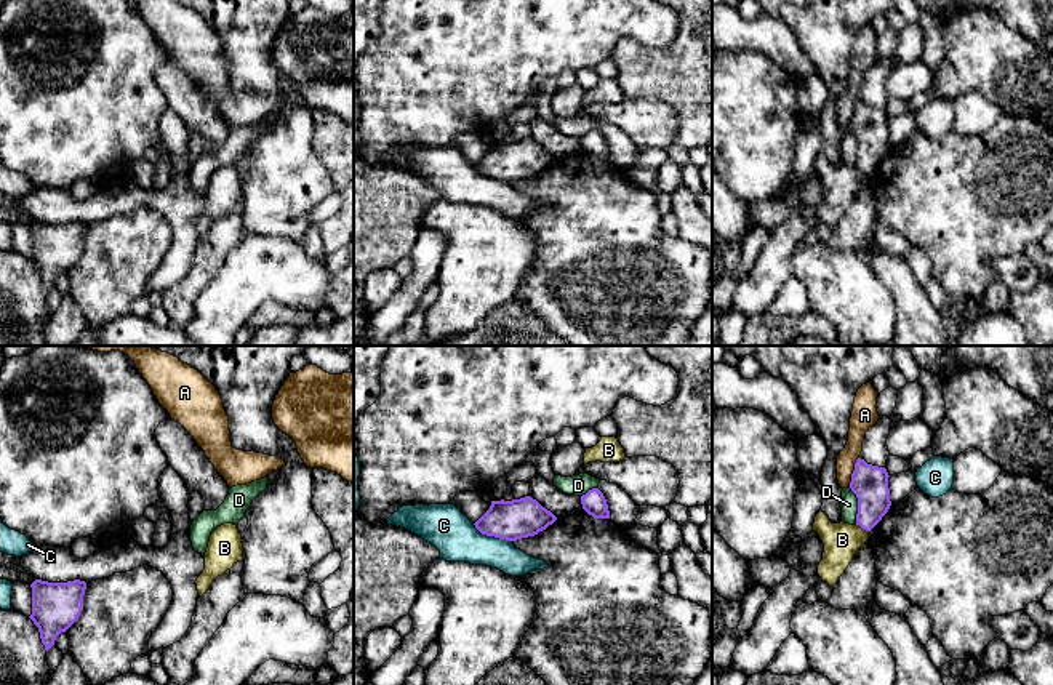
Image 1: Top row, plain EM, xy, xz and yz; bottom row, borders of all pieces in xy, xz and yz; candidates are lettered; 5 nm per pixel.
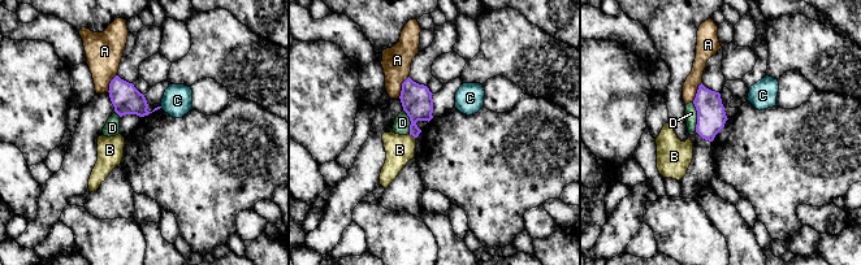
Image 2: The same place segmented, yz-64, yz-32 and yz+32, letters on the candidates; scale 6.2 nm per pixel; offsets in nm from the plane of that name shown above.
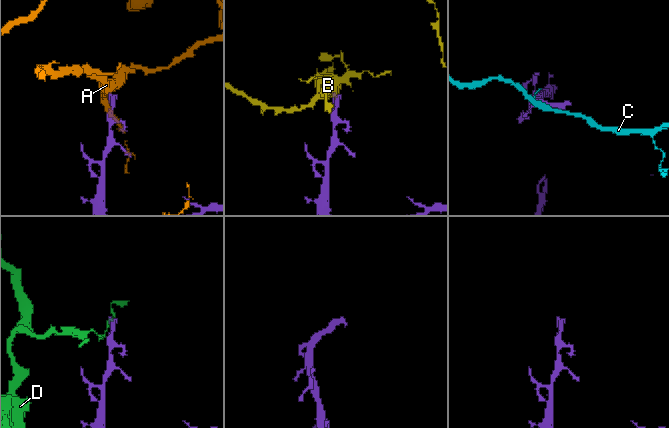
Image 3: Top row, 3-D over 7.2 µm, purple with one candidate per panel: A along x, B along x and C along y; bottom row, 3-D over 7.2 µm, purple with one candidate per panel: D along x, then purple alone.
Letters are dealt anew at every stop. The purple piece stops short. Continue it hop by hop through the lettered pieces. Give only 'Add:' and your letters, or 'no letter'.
Add: no letter

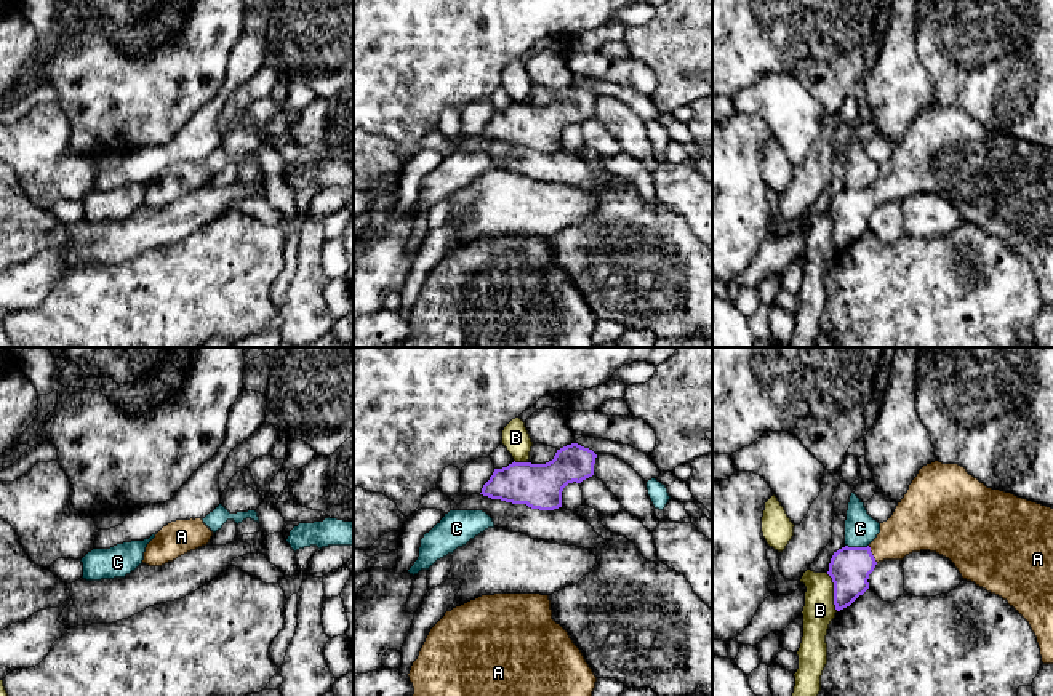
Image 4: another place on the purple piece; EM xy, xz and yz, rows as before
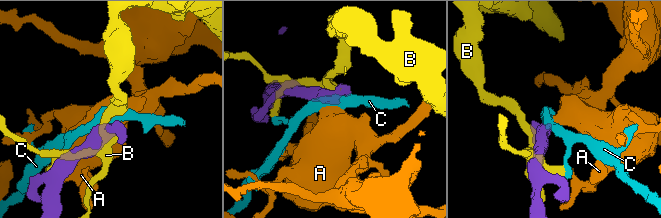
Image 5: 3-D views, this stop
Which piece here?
Add: A

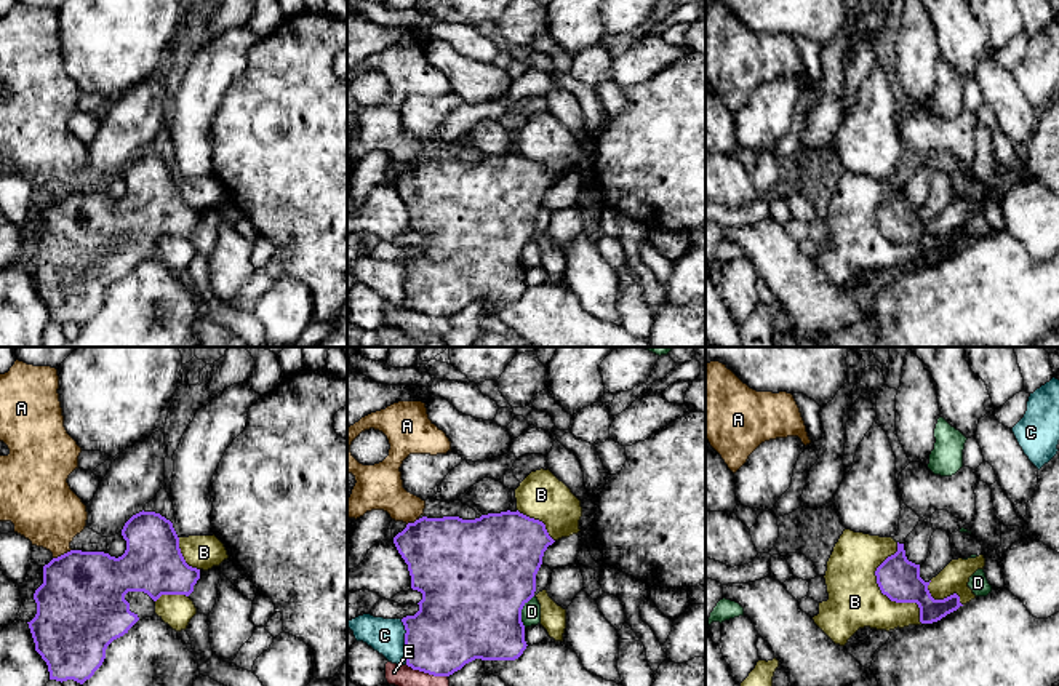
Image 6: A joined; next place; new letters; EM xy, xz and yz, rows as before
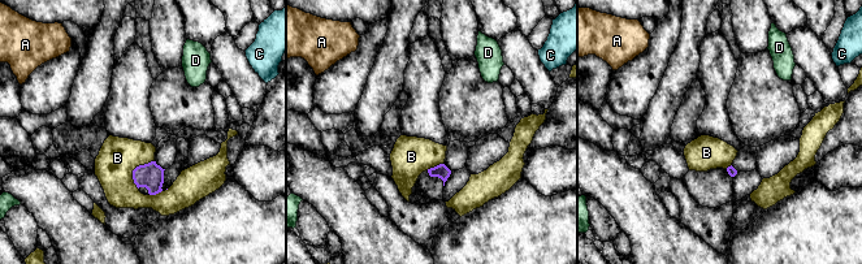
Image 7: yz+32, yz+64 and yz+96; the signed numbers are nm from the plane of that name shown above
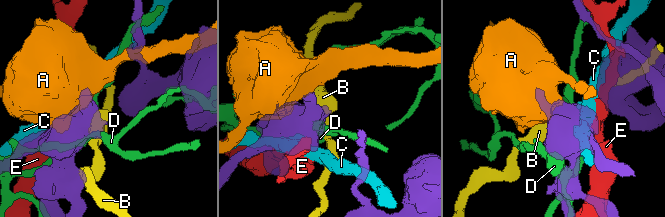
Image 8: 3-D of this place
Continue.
Add: no letter

